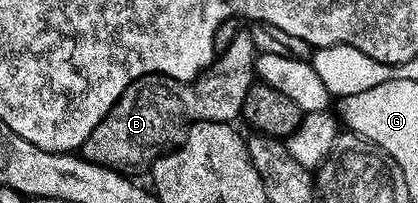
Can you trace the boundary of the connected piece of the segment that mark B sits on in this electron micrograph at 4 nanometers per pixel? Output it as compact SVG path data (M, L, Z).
M237 29L230 46L213 61L210 72L195 79L194 84L163 76L148 76L132 83L127 90L120 91L119 100L84 141L83 157L122 172L129 169L127 166L147 167L160 157L175 130L183 131L194 122L235 123L244 109L246 92L254 84L257 55L251 32Z

